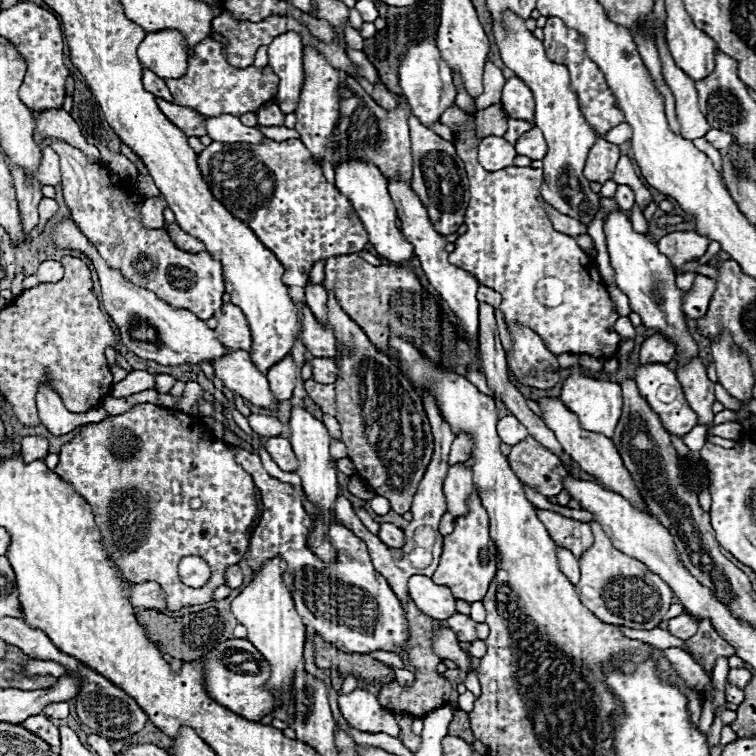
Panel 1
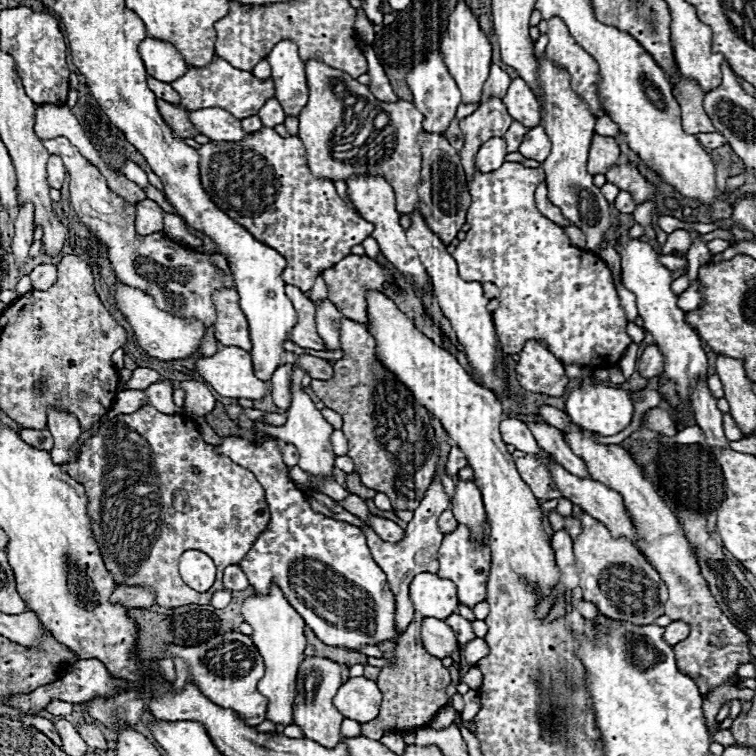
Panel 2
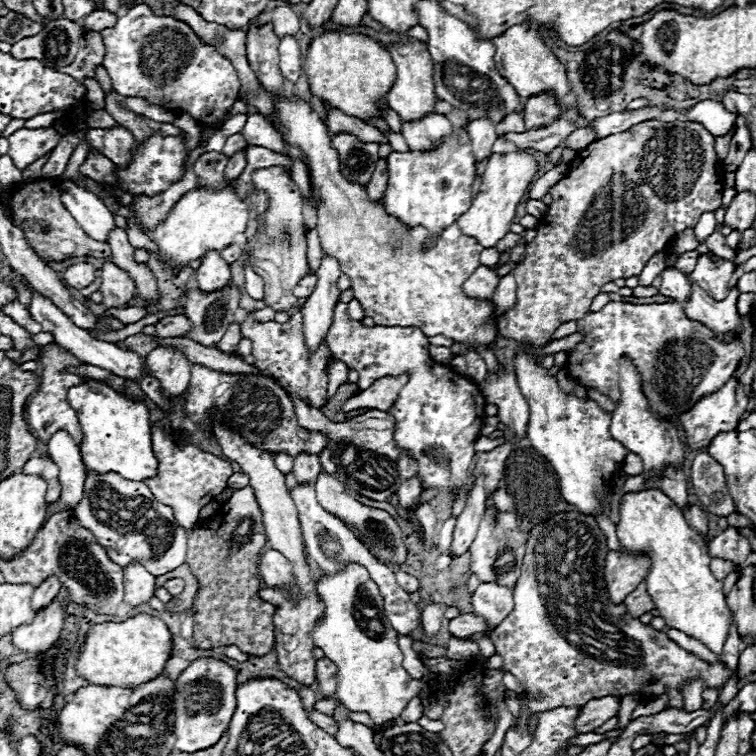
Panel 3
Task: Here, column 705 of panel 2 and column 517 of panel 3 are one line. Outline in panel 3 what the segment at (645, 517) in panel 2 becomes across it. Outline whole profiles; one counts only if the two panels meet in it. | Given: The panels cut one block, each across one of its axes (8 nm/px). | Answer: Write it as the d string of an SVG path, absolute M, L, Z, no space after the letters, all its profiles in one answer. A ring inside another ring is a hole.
M560 512L556 516L552 516L550 520L542 522L542 524L536 524L530 528L528 532L528 538L526 538L526 552L524 552L524 560L522 560L522 568L520 568L520 578L516 580L516 586L514 586L514 608L512 612L504 618L504 622L490 634L494 646L496 646L496 652L502 656L504 664L502 664L502 670L508 670L512 672L518 682L520 682L520 688L522 692L542 692L542 700L536 700L530 704L530 708L534 712L542 712L542 710L548 710L548 708L556 708L556 706L584 706L588 700L596 698L596 696L624 696L624 694L642 694L644 698L658 698L664 690L670 692L670 702L668 702L668 708L682 708L682 696L678 694L678 684L686 678L692 678L692 676L700 676L706 684L706 688L718 688L718 686L724 686L732 676L734 676L734 670L726 670L720 662L716 664L706 664L702 662L698 656L690 654L688 650L684 650L682 646L678 646L674 640L670 640L664 632L660 630L654 630L650 624L642 624L638 618L630 616L626 606L624 604L612 604L610 596L608 596L608 590L606 590L606 582L604 582L604 560L606 560L606 554L608 554L608 546L606 546L606 536L604 532L598 528L594 516L588 516L588 514L580 514L580 512Z

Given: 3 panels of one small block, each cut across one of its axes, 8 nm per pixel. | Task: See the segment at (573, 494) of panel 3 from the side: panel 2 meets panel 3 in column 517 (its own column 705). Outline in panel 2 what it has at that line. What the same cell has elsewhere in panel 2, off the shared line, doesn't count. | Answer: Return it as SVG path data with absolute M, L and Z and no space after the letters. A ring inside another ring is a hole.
M618 226L616 230L616 240L622 246L622 250L618 252L622 266L622 284L636 296L636 308L644 320L644 328L654 336L656 346L666 356L664 378L676 384L678 396L686 406L690 406L690 398L688 398L690 382L694 378L706 378L708 360L702 348L702 340L690 328L690 324L686 324L684 312L676 306L678 294L670 290L672 272L660 264L656 250L648 242L642 242L638 238L628 238L628 230L624 230L622 226Z

